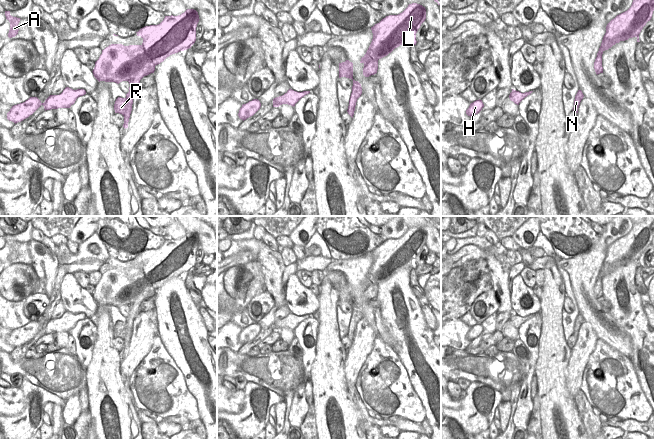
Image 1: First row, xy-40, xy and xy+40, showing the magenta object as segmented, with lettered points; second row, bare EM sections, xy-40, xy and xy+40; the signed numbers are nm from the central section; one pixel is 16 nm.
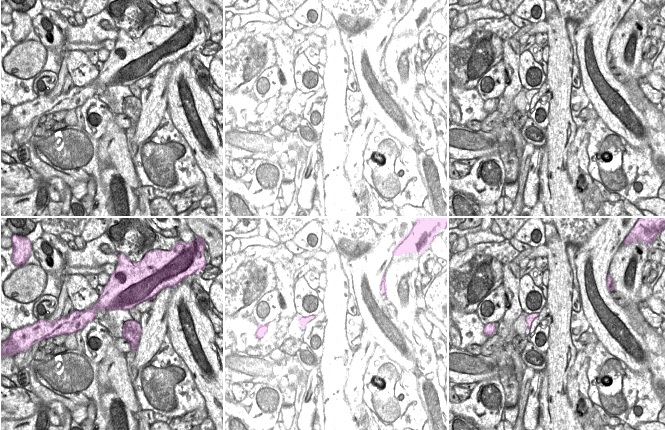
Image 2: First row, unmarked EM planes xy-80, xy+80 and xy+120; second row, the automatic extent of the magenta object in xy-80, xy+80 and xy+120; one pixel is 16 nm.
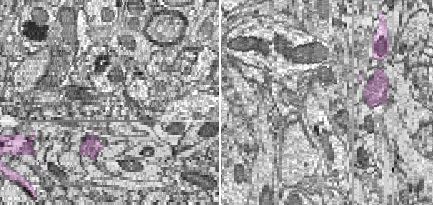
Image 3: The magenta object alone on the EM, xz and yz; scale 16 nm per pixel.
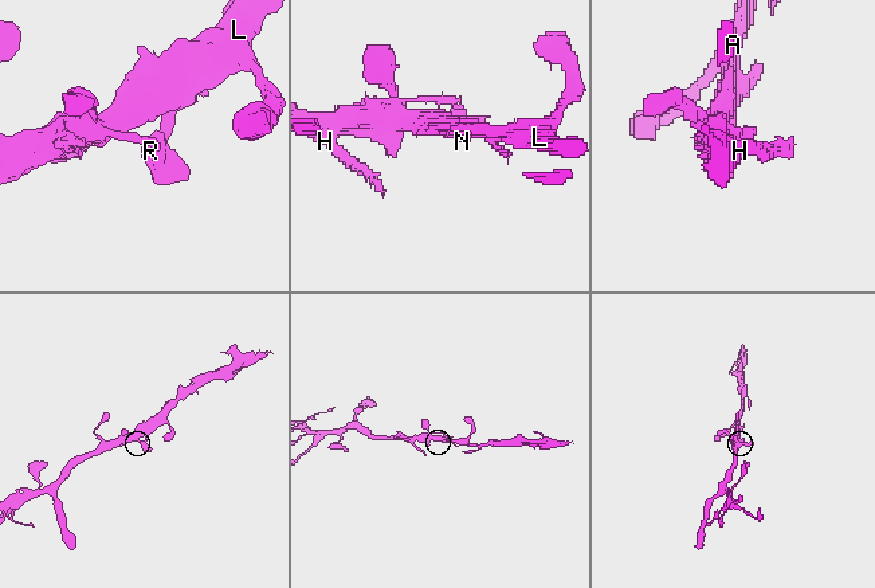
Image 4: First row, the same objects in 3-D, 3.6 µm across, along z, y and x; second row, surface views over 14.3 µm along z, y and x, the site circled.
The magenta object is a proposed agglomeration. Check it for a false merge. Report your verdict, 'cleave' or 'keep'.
cleave

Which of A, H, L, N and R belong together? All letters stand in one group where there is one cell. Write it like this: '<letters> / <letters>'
A H L N / R

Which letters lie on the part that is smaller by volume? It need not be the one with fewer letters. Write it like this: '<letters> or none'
R

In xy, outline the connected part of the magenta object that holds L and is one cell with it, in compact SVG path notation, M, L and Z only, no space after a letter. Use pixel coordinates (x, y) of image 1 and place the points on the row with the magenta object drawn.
M412 3L402 13L386 16L371 27L373 39L360 61L364 64L363 75L369 77L376 74L378 60L400 45L416 45L416 33L425 19L425 7Z

